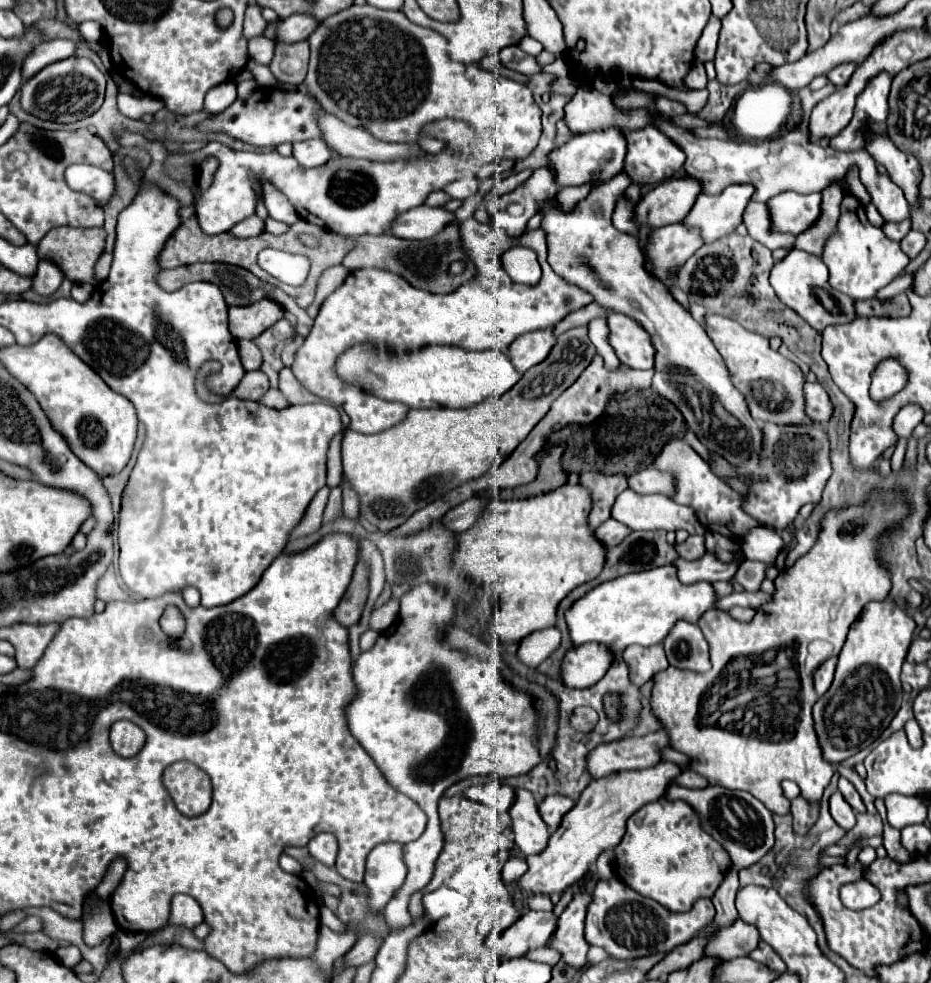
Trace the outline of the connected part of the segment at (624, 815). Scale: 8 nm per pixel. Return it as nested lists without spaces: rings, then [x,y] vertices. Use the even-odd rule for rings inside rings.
[[[660,761],[658,765],[642,771],[618,771],[608,777],[590,781],[586,791],[582,791],[578,803],[562,817],[556,831],[550,833],[548,845],[538,855],[528,855],[528,871],[514,883],[512,897],[514,907],[526,911],[526,901],[530,895],[562,895],[572,887],[596,861],[600,851],[616,847],[624,835],[626,819],[636,813],[642,805],[656,801],[664,795],[670,779],[680,775],[682,769],[676,763]]]

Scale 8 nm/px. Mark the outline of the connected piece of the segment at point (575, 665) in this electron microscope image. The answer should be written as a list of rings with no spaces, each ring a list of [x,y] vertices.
[[[584,643],[566,651],[560,661],[560,681],[566,687],[586,689],[598,683],[612,663],[612,653],[600,643]]]

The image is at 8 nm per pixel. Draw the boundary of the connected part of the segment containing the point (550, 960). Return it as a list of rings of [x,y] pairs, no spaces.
[[[544,945],[544,947],[538,947],[538,949],[530,951],[526,957],[528,957],[528,959],[534,959],[534,961],[548,963],[548,965],[556,965],[556,963],[560,961],[560,951],[554,951],[554,947]]]

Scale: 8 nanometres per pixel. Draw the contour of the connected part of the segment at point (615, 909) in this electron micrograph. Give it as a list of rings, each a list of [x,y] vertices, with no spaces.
[[[612,877],[608,881],[598,881],[592,893],[592,903],[586,913],[586,941],[590,945],[602,947],[616,959],[646,957],[656,953],[670,953],[674,947],[688,943],[700,929],[714,921],[714,905],[710,899],[698,899],[690,911],[676,913],[666,911],[654,899],[646,899],[622,883],[622,879]]]

